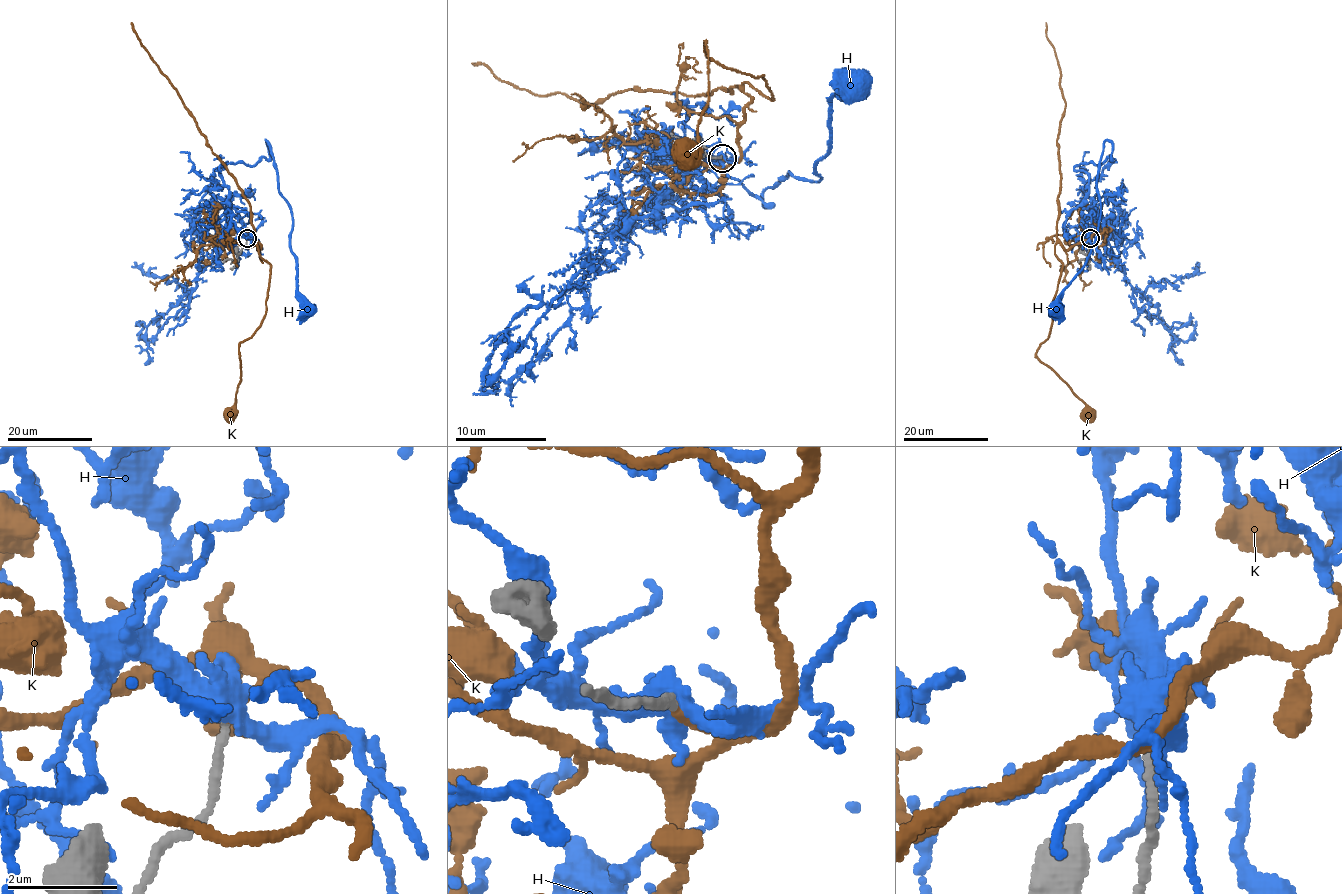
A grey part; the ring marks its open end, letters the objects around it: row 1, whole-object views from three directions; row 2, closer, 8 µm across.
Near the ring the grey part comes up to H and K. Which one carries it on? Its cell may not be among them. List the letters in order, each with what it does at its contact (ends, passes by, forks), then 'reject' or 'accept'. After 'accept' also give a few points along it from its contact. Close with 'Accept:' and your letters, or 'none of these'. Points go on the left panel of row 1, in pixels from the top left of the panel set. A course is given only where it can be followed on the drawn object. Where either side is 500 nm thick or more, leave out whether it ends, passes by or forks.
H: it forks; reject
K: it ends; accept; course (247, 238), (252, 236), (257, 250), (260, 248), (248, 199), (213, 152), (195, 117), (131, 22)
Accept: K

